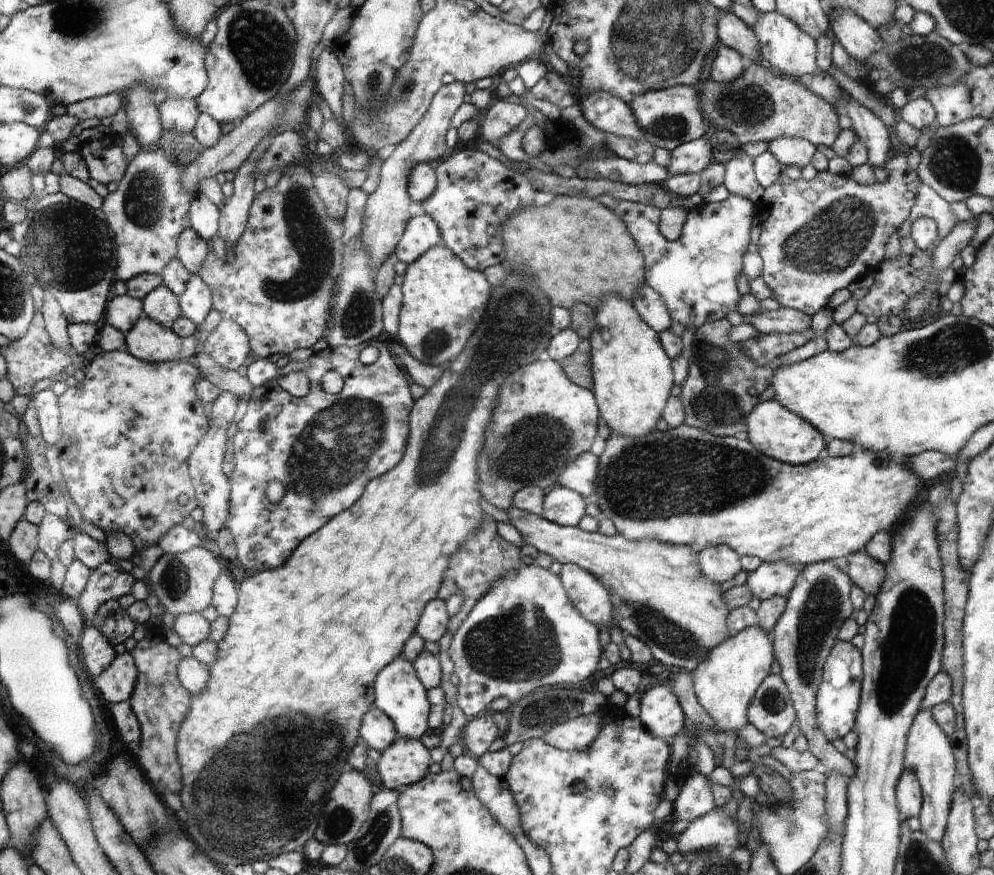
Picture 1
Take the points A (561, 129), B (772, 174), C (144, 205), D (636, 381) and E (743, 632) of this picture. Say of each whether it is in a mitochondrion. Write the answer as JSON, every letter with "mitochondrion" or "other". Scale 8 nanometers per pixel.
{"A":"other","B":"other","C":"mitochondrion","D":"other","E":"other"}

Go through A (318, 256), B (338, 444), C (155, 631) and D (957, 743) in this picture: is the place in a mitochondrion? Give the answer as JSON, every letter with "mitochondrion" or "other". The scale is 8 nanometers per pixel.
{"A":"mitochondrion","B":"mitochondrion","C":"other","D":"other"}

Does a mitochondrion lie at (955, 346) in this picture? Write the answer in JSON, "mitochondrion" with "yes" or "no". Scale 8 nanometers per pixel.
{"mitochondrion":"yes"}

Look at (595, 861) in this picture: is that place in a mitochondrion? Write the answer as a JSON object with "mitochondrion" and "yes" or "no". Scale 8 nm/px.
{"mitochondrion":"no"}

